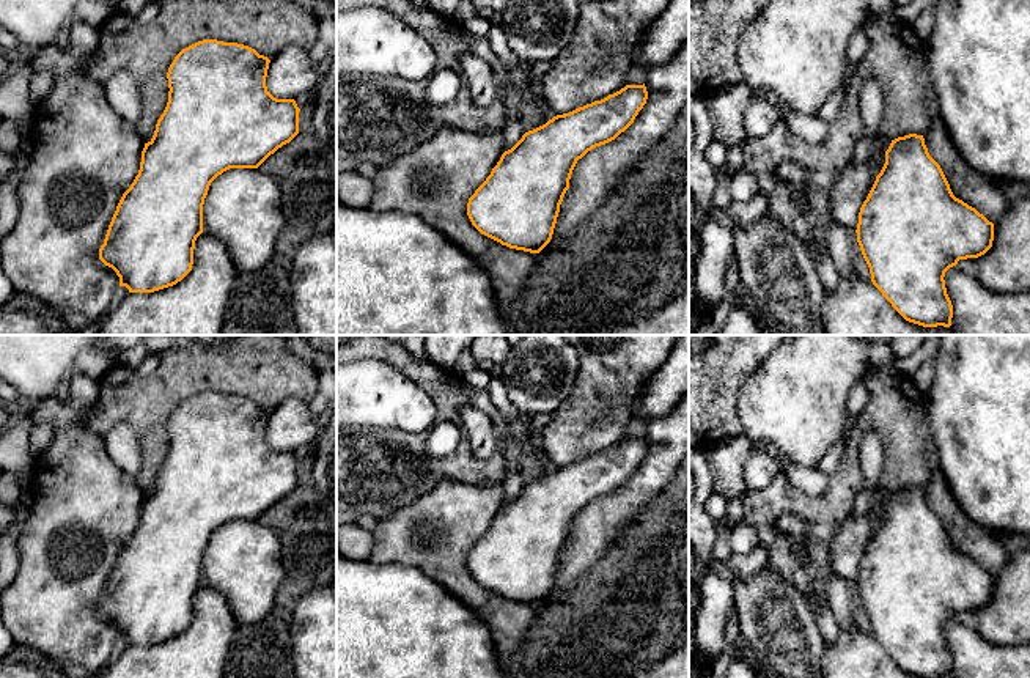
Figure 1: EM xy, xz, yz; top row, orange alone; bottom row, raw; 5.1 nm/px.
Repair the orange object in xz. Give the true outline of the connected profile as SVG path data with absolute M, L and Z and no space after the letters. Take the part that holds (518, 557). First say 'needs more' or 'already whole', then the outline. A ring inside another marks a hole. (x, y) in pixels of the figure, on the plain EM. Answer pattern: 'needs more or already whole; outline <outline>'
already whole; outline M645 436L626 437L525 485L469 551L472 577L502 598L539 606L552 591L577 513L624 485L646 451Z

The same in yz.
already whole; outline M909 486L892 492L885 503L885 516L860 560L855 585L873 637L906 673L951 678L945 625L959 612L984 607L992 599L994 576L953 547L923 488Z

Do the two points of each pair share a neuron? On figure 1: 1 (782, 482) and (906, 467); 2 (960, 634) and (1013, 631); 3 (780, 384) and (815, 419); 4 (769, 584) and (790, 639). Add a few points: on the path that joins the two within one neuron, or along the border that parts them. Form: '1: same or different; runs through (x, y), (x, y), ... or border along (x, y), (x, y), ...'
1: same; runs through (809, 507), (848, 479), (853, 439), (871, 427)
2: different; border along (956, 617), (991, 642), (1013, 645)
3: same; runs through (788, 392), (807, 411)
4: same; runs through (769, 598), (769, 609), (779, 625)

